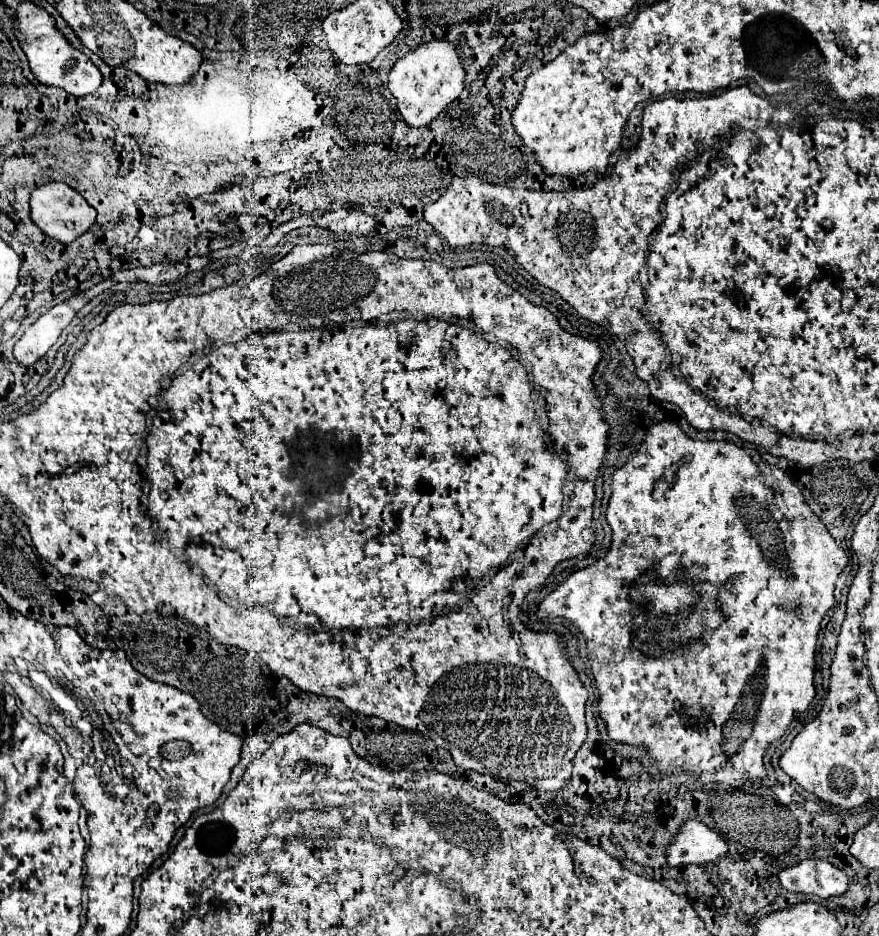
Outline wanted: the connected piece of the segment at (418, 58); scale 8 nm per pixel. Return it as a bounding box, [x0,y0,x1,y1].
[390,41,466,127]

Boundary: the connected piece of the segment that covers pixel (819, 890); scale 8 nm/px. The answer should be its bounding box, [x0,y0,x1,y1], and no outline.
[778,859,848,899]

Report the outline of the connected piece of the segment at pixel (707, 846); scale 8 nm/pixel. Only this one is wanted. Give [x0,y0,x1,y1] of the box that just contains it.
[668,821,728,865]

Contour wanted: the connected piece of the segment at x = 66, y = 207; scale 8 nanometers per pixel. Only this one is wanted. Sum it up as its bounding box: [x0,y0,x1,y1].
[30,183,96,243]

